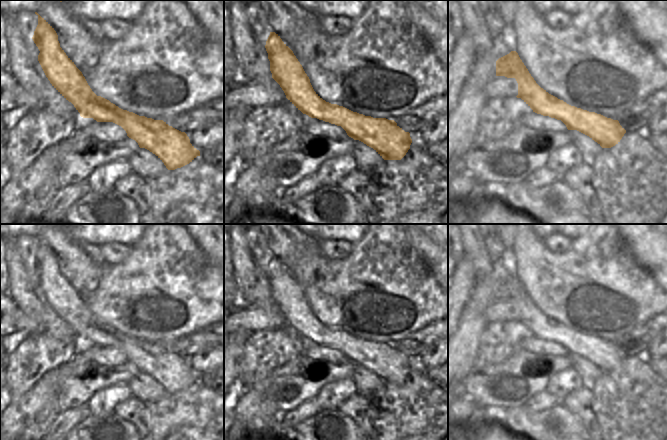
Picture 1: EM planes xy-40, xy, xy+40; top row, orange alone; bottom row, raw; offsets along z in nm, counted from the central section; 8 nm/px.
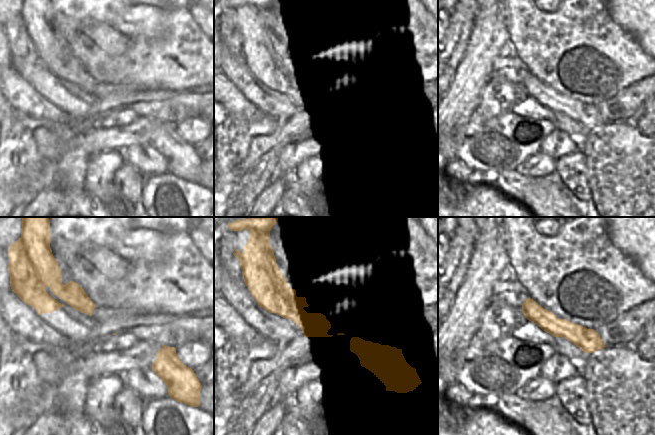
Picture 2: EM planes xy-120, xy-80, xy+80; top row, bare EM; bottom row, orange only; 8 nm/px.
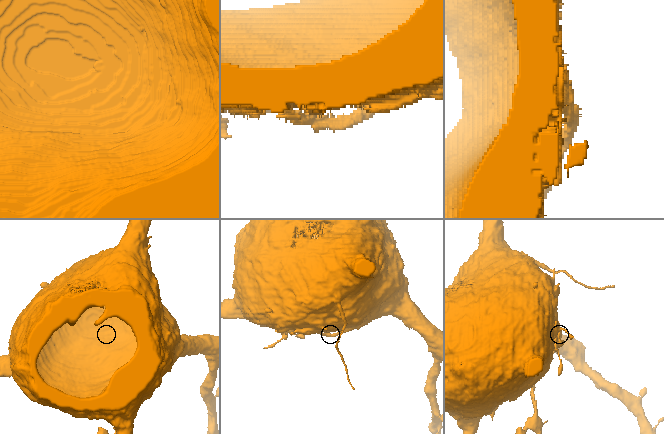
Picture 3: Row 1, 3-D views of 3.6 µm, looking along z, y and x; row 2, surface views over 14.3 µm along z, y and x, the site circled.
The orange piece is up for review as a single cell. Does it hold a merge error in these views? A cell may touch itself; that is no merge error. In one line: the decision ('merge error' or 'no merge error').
merge error

